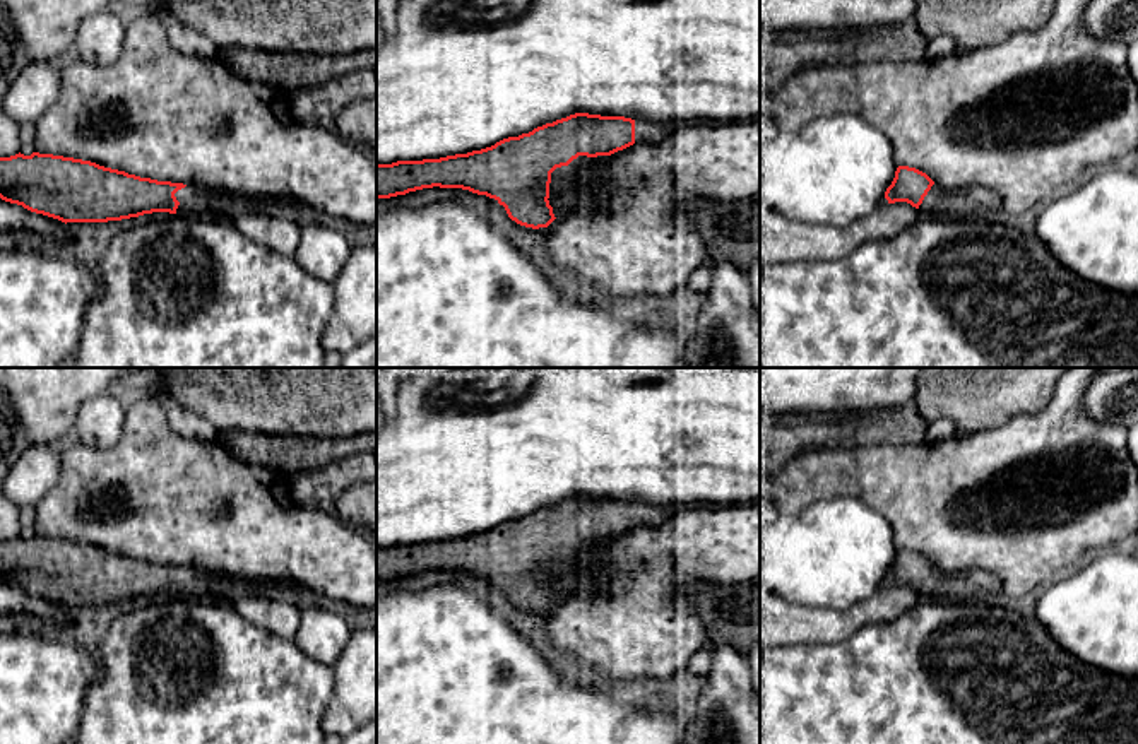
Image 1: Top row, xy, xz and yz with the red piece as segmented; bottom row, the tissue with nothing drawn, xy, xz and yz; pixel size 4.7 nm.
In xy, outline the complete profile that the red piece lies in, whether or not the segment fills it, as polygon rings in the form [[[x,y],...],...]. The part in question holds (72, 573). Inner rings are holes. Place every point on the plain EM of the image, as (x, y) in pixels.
[[[39,537],[0,540],[0,582],[62,605],[108,605],[152,595],[187,597],[193,600],[234,602],[243,597],[264,597],[291,602],[299,611],[325,609],[341,616],[354,629],[376,629],[376,607],[358,607],[320,595],[291,582],[250,580],[200,568],[183,568],[140,561],[91,544]]]

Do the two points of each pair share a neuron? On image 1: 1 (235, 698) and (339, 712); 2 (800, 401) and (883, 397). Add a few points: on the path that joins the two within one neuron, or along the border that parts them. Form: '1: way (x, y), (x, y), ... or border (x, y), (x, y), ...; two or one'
1: border (334, 671), (334, 693), (320, 726); two
2: way (820, 395), (863, 395); one

